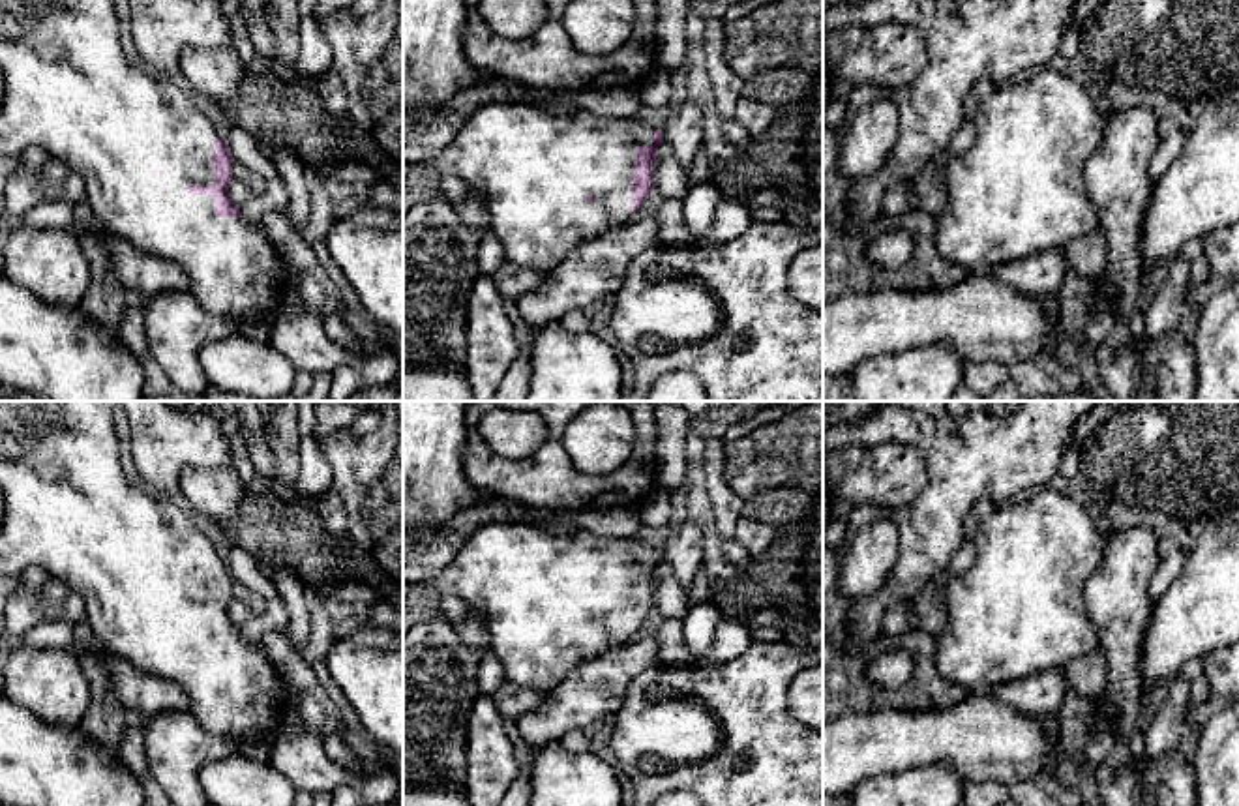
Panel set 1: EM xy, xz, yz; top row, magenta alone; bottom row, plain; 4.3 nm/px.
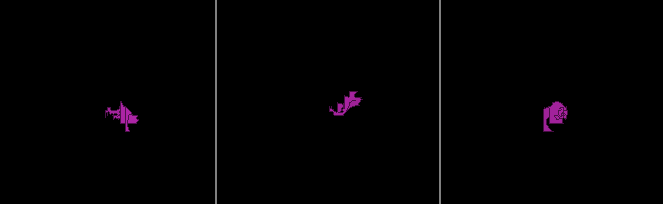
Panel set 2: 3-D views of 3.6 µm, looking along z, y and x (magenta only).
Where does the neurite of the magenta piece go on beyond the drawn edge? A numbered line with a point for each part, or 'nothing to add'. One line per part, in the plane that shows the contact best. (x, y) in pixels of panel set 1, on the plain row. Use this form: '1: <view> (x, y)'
1: xy (68, 507)

